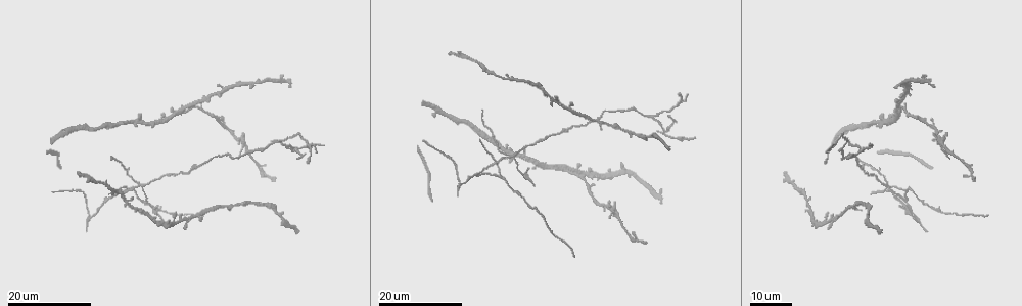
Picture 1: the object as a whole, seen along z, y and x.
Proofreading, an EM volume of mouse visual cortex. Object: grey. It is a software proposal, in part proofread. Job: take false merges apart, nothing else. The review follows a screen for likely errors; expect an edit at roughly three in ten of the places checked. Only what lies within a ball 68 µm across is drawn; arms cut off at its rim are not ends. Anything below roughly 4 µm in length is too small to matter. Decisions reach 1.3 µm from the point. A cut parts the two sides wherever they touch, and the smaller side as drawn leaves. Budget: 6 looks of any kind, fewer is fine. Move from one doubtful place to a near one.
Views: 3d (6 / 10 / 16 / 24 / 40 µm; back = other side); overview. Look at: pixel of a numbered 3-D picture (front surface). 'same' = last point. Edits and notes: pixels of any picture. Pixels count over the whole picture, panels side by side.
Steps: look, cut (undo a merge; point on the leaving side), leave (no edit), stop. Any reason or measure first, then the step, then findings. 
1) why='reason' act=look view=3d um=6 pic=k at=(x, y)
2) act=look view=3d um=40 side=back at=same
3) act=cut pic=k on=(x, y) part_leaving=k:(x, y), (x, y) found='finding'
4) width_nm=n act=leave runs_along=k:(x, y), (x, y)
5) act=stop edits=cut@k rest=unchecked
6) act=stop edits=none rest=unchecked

why='three arms meet' act=look view=3d um=24 pic=1 at=(499, 177)

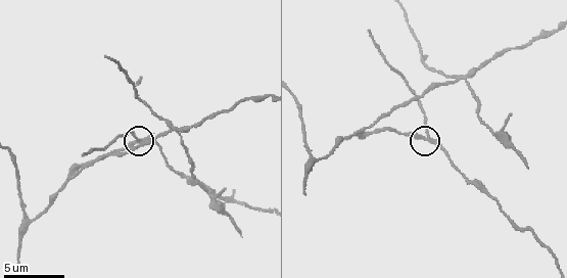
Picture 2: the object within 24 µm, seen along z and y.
act=look view=3d um=6 pic=2 at=(426, 136)

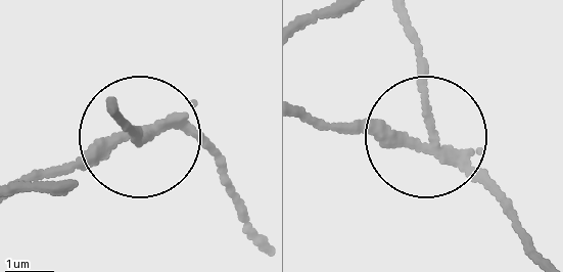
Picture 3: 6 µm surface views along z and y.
side_arm_um=11 arms=3 act=cut pic=3 on=(138, 134) found='two neurons meet here'

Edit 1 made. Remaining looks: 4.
why='four-way junction' act=look view=3d um=10 pic=2 at=(174, 130)

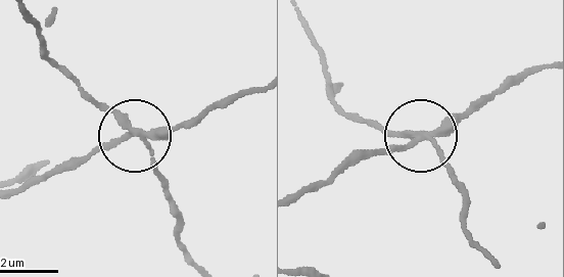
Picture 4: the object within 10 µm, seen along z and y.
width_nm=220 act=cut pic=4 on=(155, 165) part_leaving=4:(419, 134), (392, 134), (348, 111), (304, 24) found='two neurons meet here'

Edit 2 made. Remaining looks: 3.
why='three arms meet' act=look view=3d um=6 pic=2 at=(374, 129)

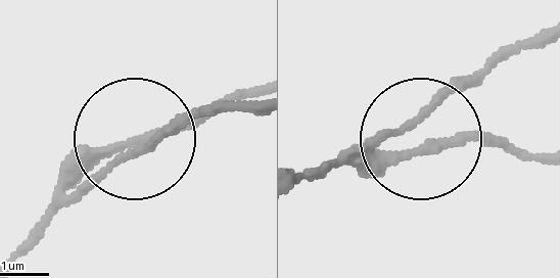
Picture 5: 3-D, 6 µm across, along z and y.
arms=3 act=leave found='one neuron here'

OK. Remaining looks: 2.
act=stop edits=cut@3,cut@4 rest=unchecked

